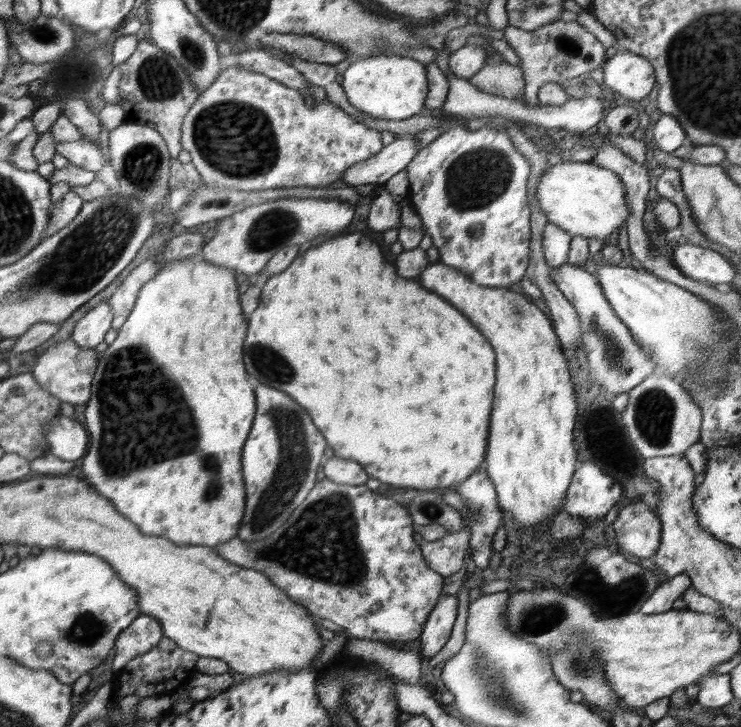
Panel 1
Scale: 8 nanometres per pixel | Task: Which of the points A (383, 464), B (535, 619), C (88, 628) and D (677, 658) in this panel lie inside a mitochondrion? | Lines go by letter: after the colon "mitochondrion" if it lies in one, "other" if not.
A: other
B: mitochondrion
C: mitochondrion
D: other

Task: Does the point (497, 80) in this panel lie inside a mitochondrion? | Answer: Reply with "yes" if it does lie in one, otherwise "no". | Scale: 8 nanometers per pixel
no

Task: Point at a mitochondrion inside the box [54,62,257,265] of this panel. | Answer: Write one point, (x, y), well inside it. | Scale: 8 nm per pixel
(142, 167)

